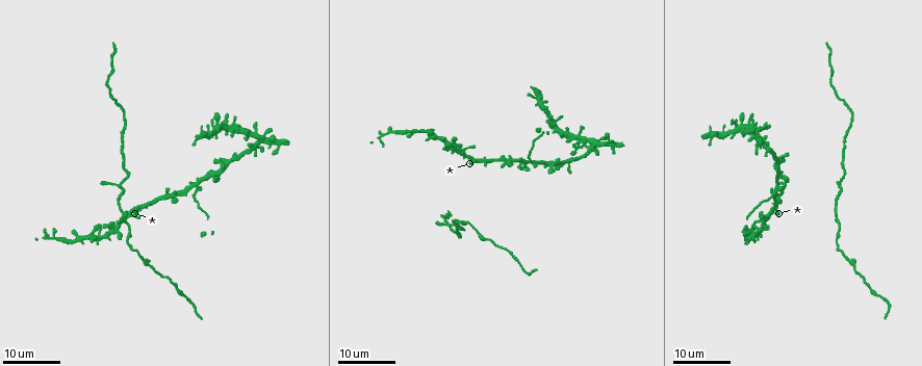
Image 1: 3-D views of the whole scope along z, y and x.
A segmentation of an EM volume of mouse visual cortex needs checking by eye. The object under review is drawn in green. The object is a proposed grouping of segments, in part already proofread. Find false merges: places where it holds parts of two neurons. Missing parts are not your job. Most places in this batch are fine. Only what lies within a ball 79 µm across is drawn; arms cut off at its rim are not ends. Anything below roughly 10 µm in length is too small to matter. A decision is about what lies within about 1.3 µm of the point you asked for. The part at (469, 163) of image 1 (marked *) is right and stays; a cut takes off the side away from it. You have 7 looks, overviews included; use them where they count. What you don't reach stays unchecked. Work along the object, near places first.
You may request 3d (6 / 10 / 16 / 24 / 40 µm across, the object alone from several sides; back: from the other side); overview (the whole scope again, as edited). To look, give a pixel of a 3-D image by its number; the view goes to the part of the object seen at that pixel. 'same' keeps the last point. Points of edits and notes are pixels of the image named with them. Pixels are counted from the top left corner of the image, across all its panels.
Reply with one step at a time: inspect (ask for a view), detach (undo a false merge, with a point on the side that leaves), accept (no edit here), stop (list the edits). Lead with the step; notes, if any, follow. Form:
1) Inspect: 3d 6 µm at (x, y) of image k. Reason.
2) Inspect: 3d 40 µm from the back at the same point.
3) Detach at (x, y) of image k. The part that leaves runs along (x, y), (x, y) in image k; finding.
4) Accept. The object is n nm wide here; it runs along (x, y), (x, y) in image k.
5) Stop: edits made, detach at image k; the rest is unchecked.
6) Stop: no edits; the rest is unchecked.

Inspect: 3d 24 µm at (198, 185) of image 1.

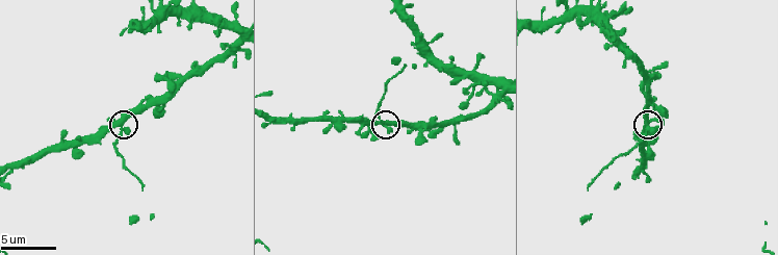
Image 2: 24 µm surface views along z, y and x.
Inspect: 3d 10 µm at (123, 123) of image 2.

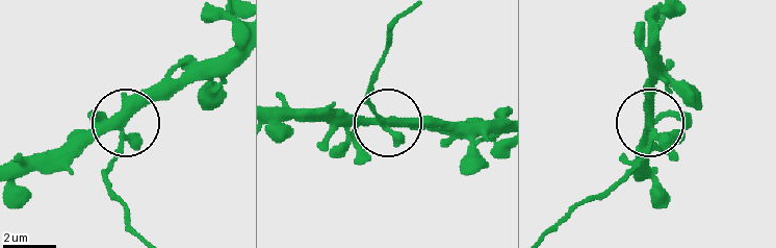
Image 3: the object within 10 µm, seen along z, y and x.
Accept. 4 arms meet here; all the same neuron.

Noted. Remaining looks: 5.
Inspect: 3d 24 µm at (839, 186) of image 1. Three arms meet.

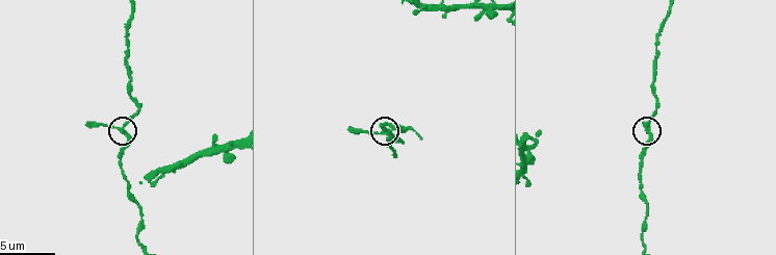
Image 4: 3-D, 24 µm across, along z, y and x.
Inspect: 3d 10 µm at (384, 133) of image 4.

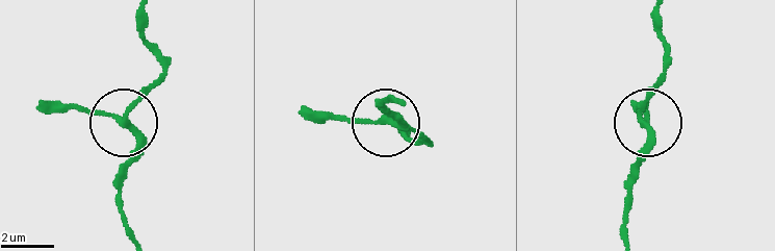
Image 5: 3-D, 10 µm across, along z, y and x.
Accept. The object is 200 nm wide here; one neuron here.

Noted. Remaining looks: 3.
Inspect: 3d 10 µm at (643, 238) of image 4. Calibre changes.

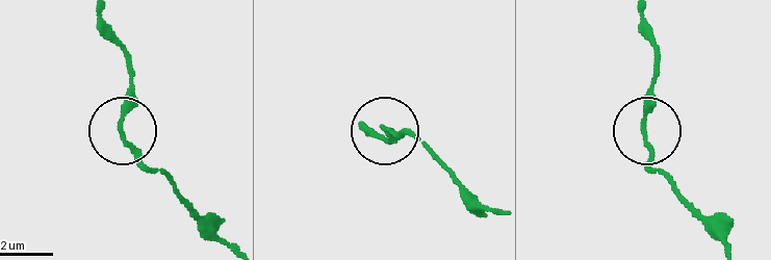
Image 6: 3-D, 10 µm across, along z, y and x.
Accept. All the same neuron.

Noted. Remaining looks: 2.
Inspect: 3d 6 µm at (157, 171) of image 4. Two arms in line, one across.

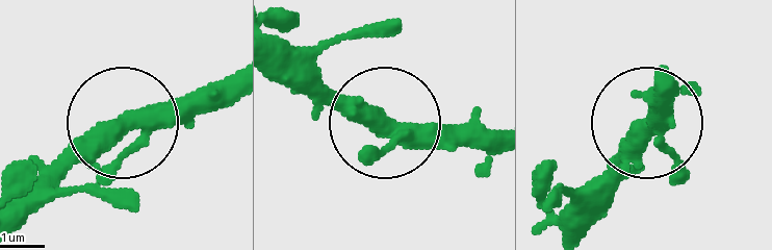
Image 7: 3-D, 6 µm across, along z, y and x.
Inspect: 3d 6 µm from the back at (119, 126) of image 7.

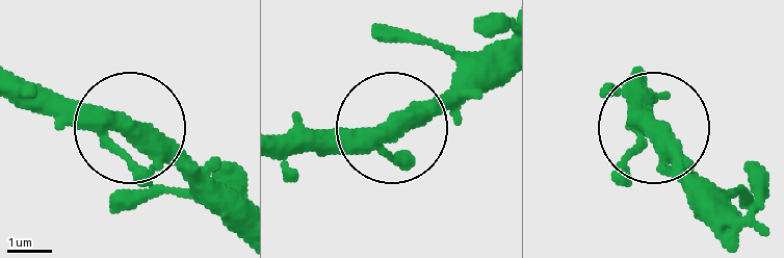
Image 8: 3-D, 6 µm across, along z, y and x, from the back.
Accept. The object is 360 nm wide here; it runs along (615, 176), (659, 135), (689, 195) in image 8; continuous, no second neuron.

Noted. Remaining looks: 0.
Stop: no edits; the rest is unchecked.

